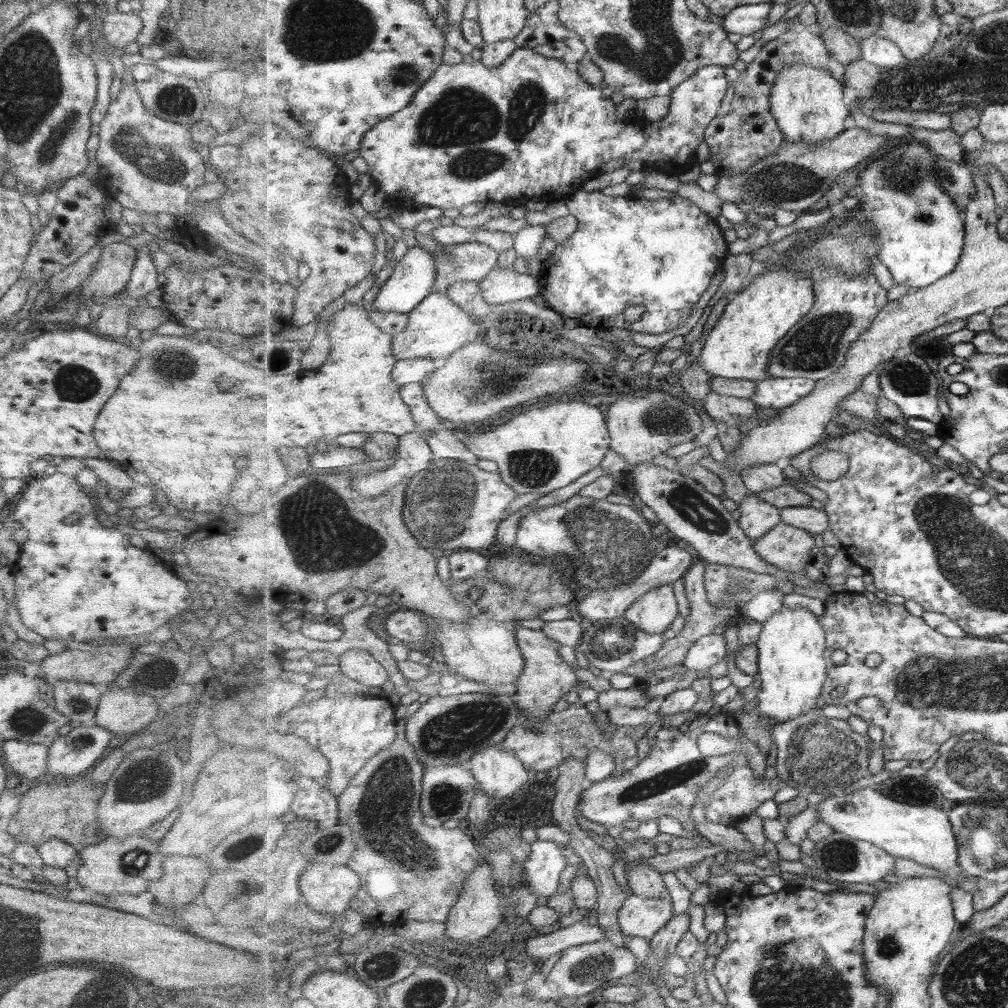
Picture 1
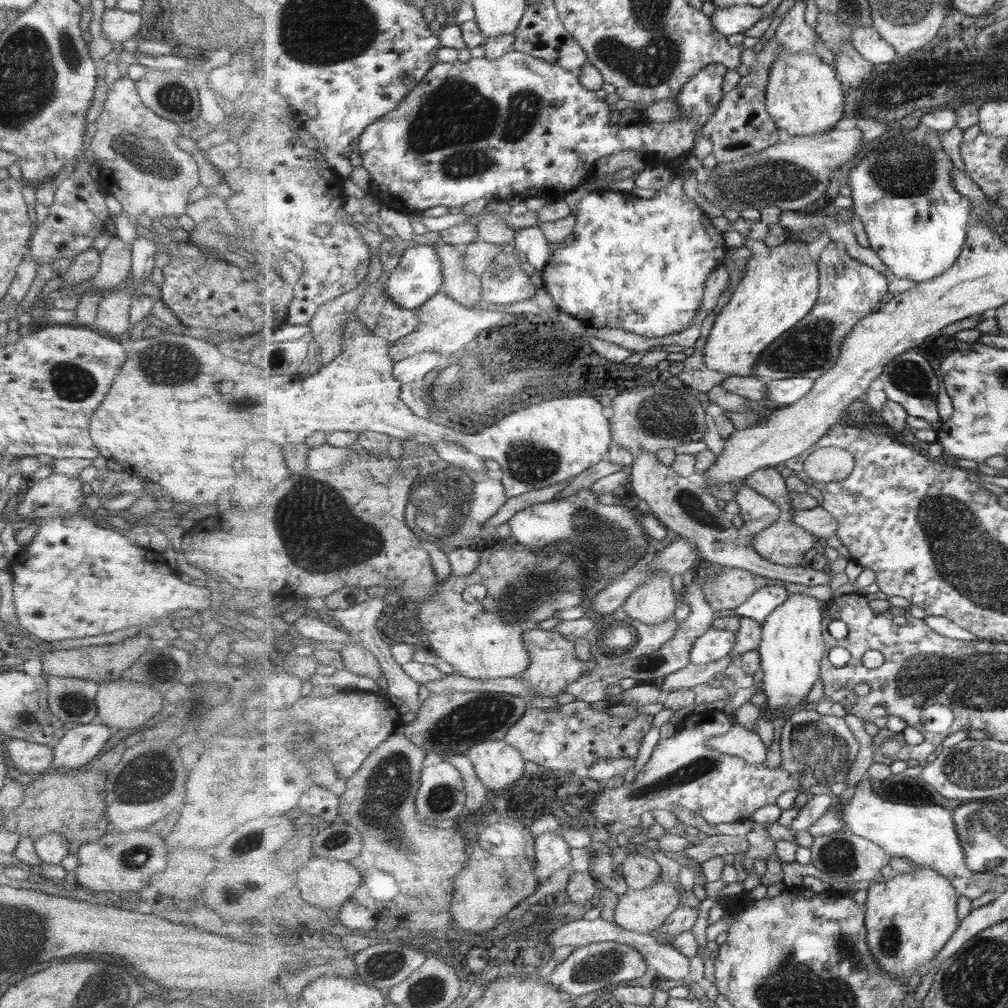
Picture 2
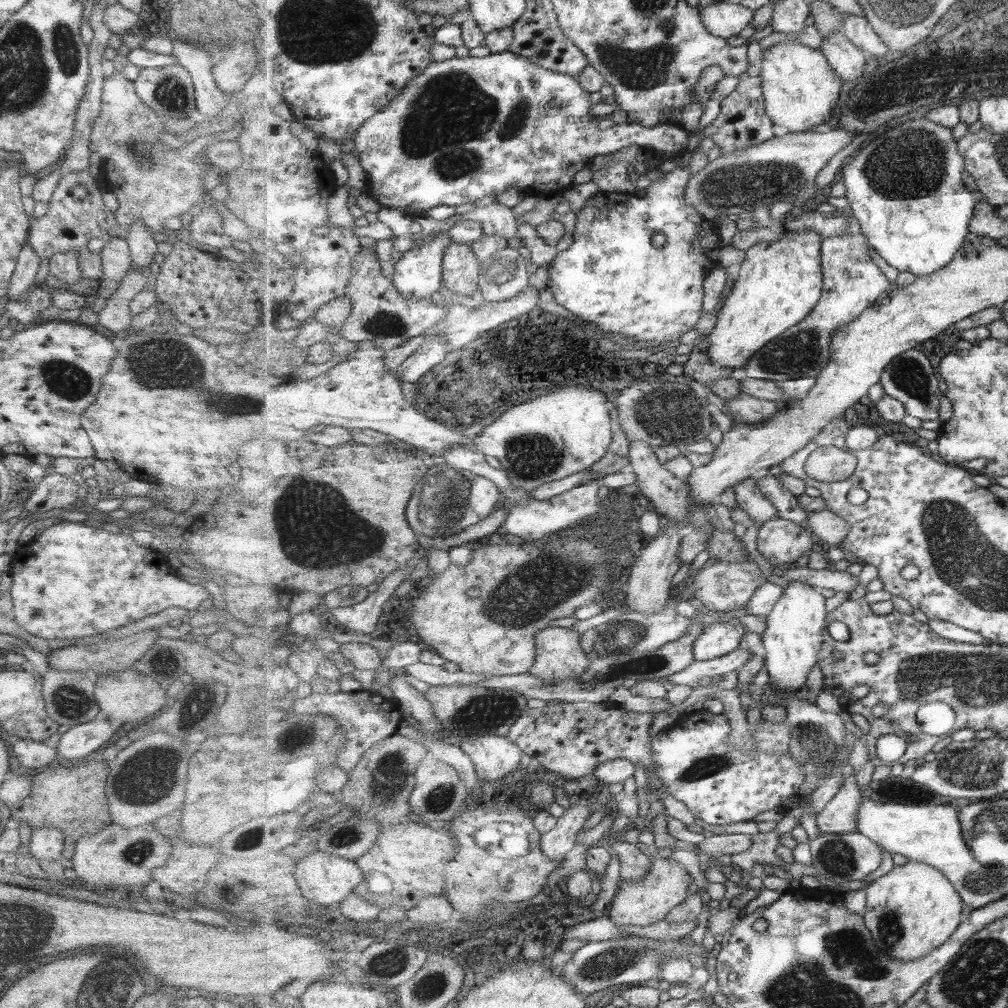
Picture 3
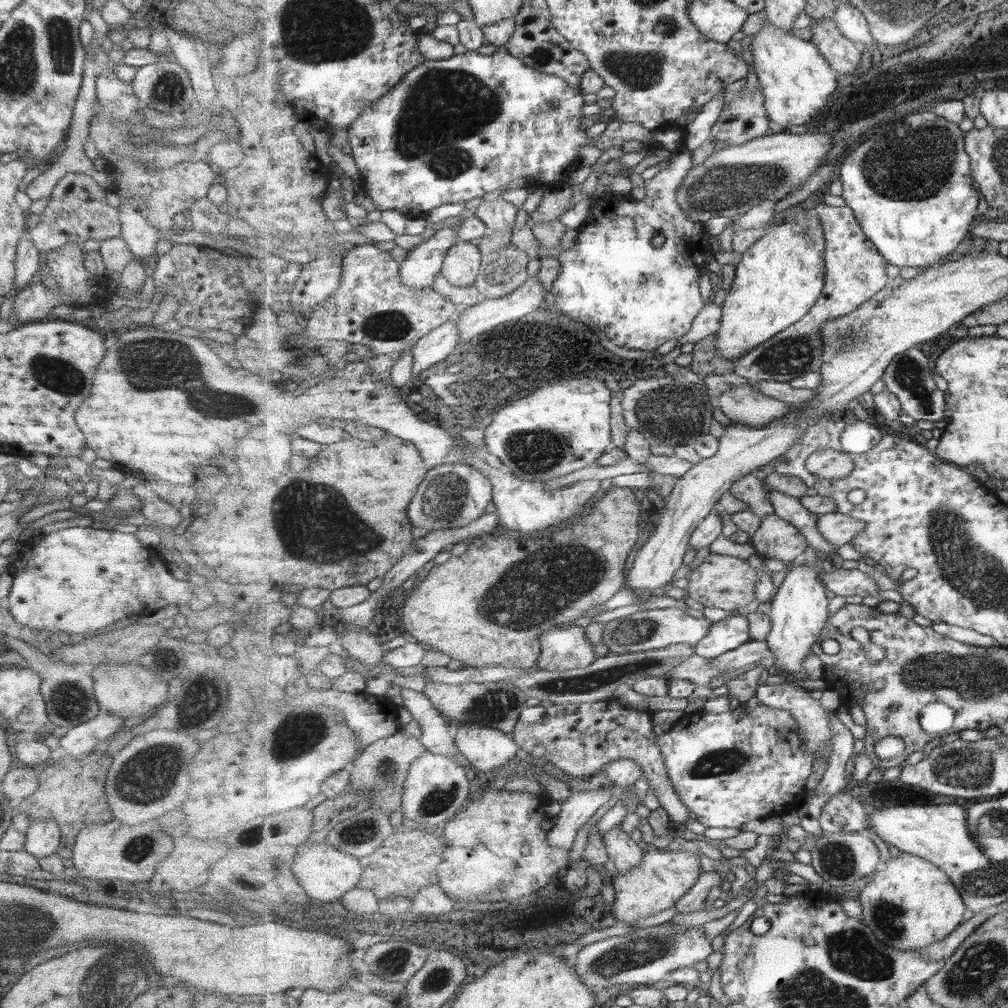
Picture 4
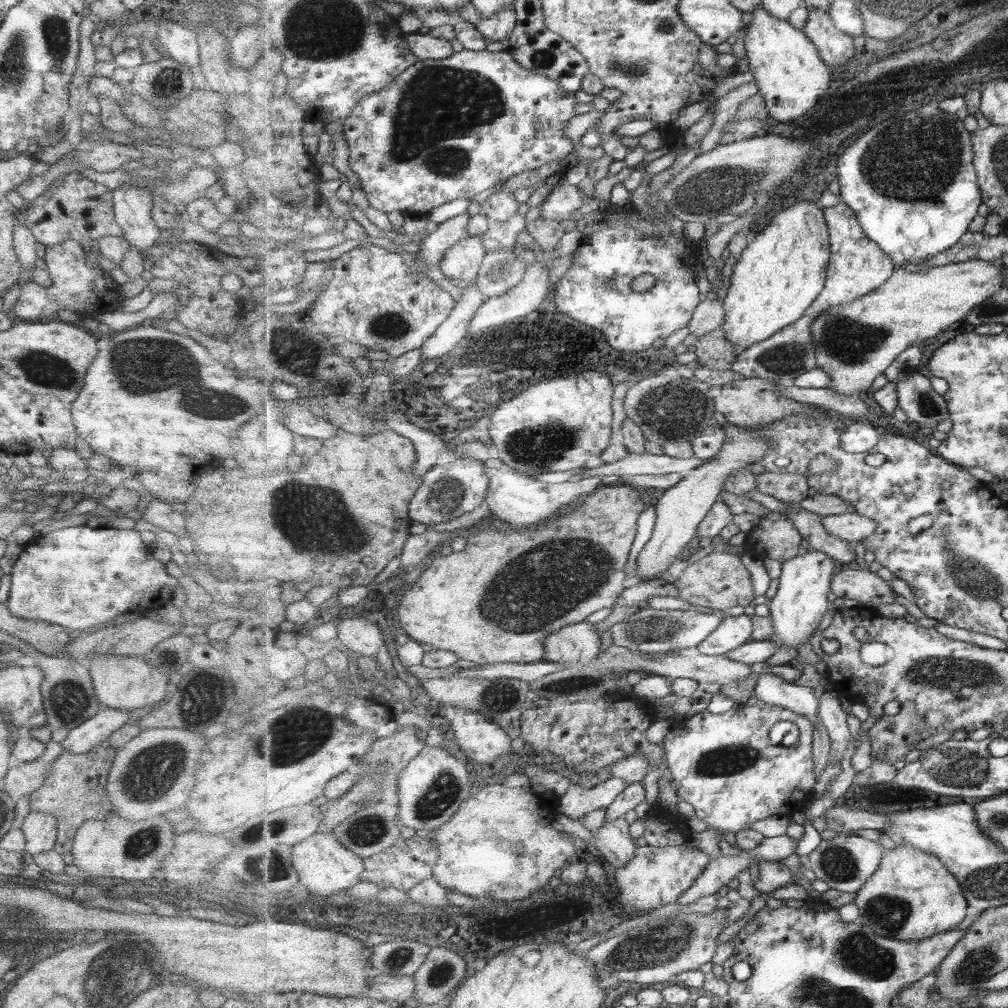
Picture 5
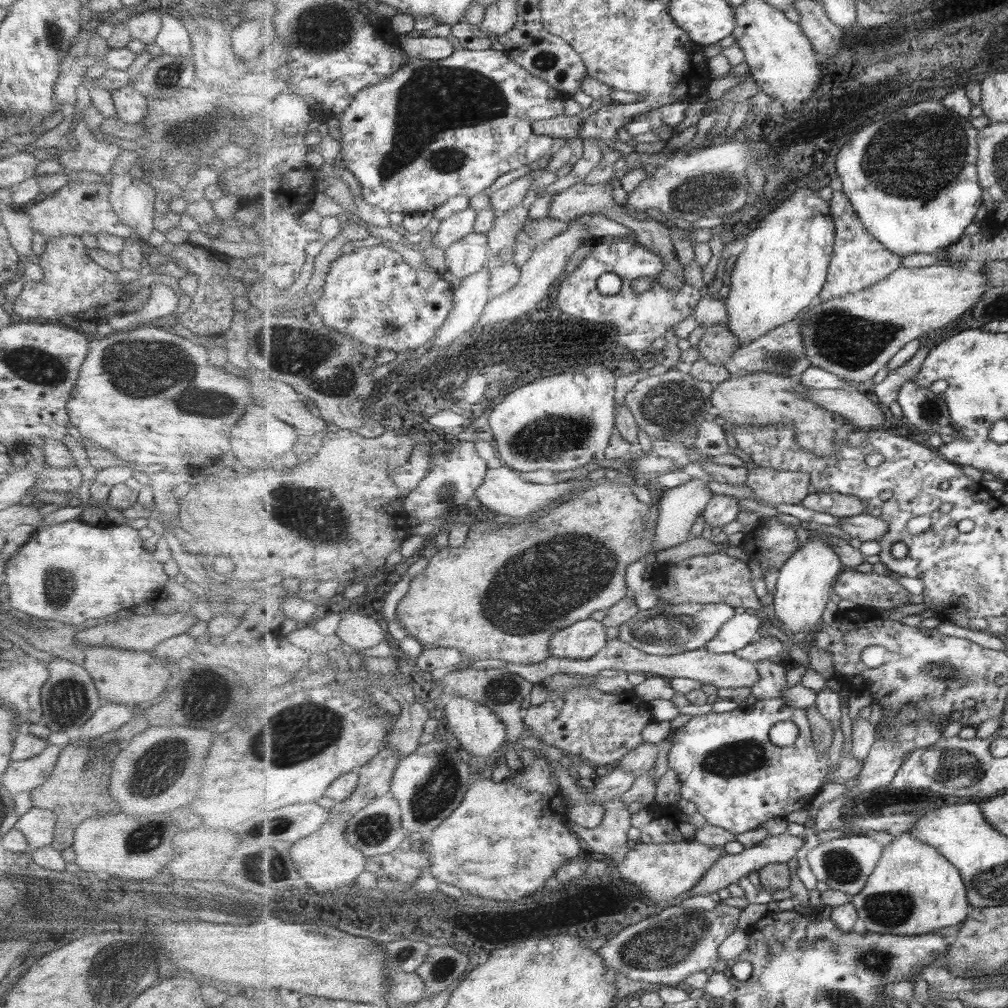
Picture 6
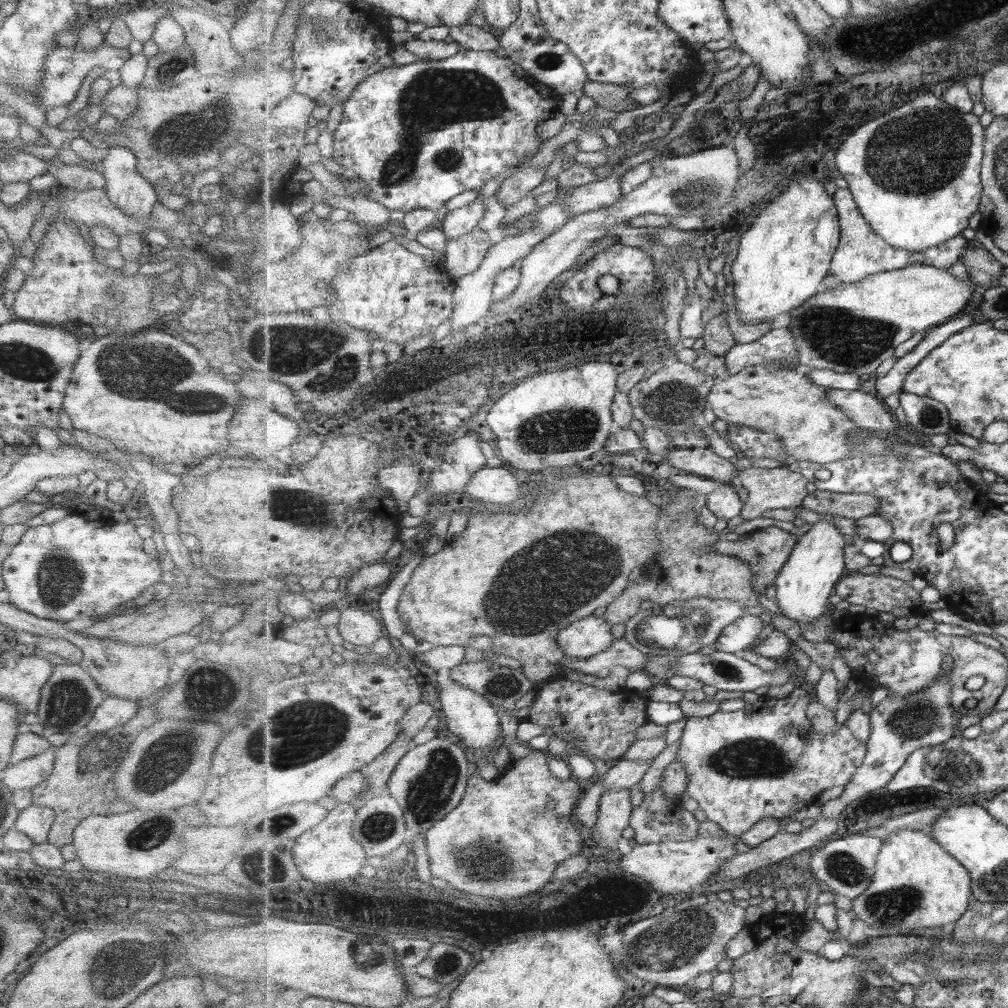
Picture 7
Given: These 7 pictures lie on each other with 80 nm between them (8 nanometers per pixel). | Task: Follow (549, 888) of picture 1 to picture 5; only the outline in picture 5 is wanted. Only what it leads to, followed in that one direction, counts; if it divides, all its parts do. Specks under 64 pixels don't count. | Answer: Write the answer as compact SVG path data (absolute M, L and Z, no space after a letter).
M616 776L603 782L595 782L590 789L570 782L566 793L560 797L560 812L573 820L578 820L612 803L628 786L626 780Z

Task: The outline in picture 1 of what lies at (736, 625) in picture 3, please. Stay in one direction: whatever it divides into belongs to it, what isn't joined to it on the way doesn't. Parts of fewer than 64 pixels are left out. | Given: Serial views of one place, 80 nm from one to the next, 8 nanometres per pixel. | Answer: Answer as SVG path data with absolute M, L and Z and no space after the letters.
M711 634L700 639L689 650L684 666L693 671L707 672L719 664L727 654L727 642L723 634Z

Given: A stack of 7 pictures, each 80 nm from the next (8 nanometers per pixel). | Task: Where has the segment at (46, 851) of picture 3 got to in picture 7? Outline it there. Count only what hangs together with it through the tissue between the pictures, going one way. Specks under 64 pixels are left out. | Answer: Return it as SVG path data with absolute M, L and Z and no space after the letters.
M30 804L27 808L18 811L12 827L35 845L46 842L53 821L54 812L51 812L50 808Z

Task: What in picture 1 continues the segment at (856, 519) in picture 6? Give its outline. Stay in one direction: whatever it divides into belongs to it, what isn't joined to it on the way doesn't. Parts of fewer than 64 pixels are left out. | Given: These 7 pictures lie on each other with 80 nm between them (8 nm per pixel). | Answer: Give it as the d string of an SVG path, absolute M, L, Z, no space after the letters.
M787 507L782 509L781 515L783 523L802 528L811 534L821 534L830 527L830 516L825 509Z

